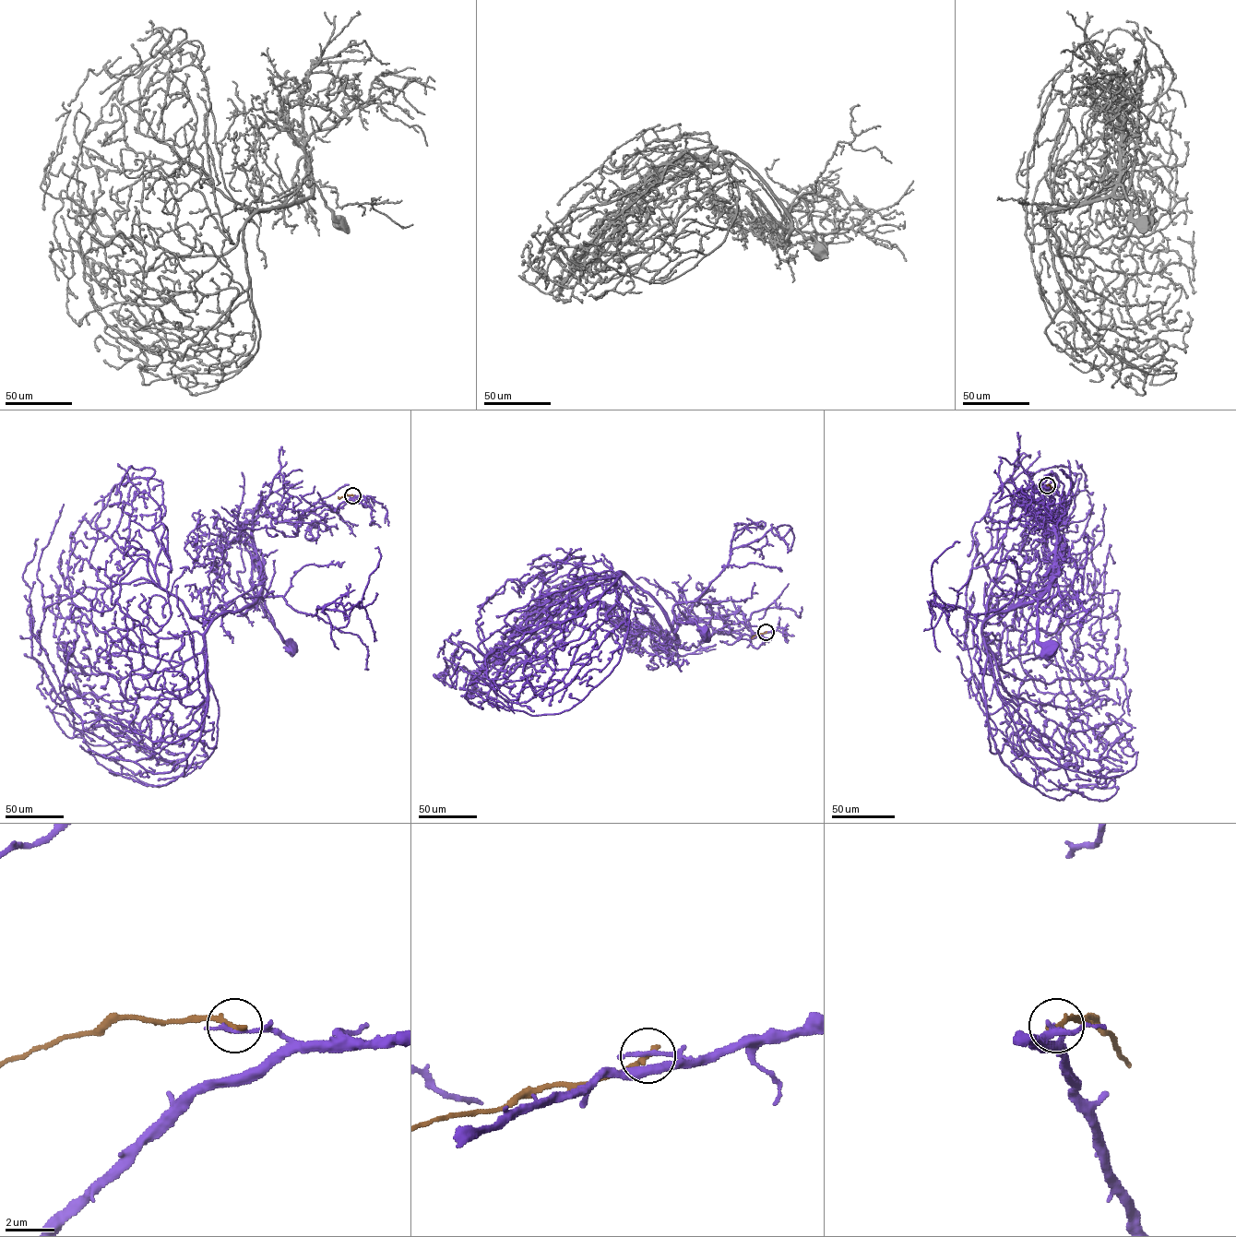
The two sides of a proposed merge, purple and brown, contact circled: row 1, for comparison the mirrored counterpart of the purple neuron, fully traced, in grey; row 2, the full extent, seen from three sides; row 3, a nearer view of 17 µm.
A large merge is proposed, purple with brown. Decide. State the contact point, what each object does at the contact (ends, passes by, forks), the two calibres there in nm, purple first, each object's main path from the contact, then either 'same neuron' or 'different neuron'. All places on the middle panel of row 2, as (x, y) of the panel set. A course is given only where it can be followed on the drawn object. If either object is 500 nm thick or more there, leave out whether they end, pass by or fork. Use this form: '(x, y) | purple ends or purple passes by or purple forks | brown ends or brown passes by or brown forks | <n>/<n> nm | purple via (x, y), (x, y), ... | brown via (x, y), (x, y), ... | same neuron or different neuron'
(766, 632) | purple ends | brown ends | 200/260 nm | purple via (766, 632), (753, 638), (736, 611), (719, 631), (675, 618), (665, 641), (679, 623), (695, 623), (704, 635) | brown via (766, 632), (751, 637) | different neuron

